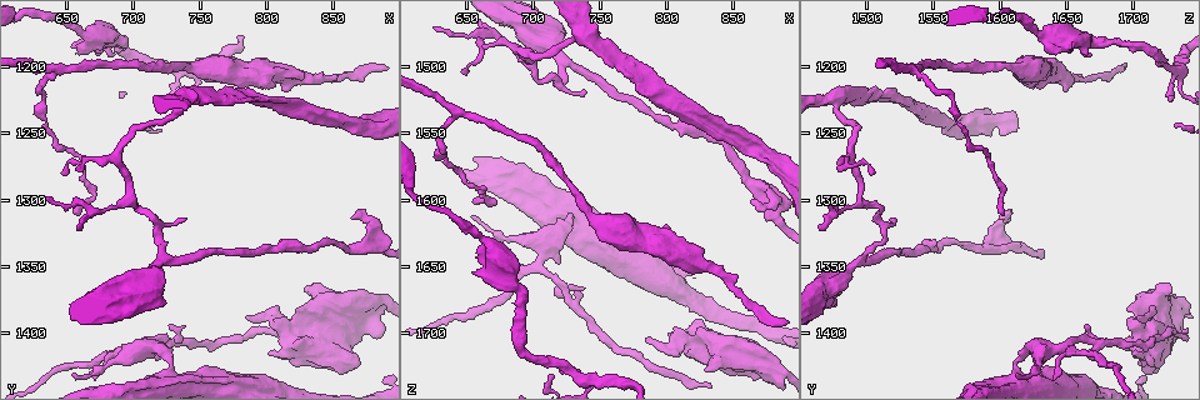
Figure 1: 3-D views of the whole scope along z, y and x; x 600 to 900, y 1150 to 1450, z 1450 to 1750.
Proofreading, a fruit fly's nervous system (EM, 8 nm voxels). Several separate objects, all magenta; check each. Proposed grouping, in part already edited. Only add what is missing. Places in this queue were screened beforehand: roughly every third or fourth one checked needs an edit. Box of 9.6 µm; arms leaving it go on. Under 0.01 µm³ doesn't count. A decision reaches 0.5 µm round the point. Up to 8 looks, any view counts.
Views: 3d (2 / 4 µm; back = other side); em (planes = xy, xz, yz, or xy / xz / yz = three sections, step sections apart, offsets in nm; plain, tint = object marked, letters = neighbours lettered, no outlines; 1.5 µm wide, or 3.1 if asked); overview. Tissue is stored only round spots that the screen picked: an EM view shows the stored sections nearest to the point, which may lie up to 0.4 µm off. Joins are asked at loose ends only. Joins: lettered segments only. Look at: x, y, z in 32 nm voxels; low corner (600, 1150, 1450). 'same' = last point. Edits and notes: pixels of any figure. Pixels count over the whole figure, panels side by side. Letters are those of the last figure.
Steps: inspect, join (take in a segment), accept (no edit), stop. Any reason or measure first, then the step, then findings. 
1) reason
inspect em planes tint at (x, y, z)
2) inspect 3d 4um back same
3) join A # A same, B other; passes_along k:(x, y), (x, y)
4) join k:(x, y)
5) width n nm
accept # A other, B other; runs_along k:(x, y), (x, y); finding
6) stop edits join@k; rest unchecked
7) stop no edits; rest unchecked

tapers out
inspect em yz step 8 letters at (652, 1430, 1614)

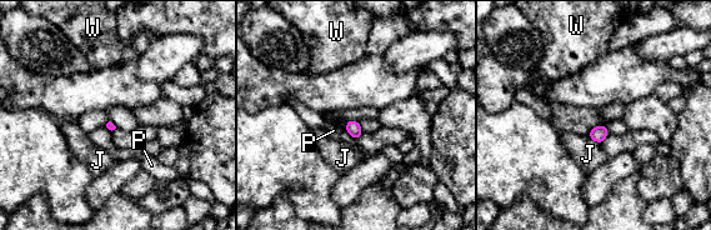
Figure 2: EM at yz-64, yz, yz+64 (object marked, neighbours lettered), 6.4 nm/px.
longest_contact W 130 nm
accept # J other, P other, W other; border 2:(344, 128), (355, 140); no lettered segment goes on from it

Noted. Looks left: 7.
inspect em planes plain at (786, 1388, 1706)

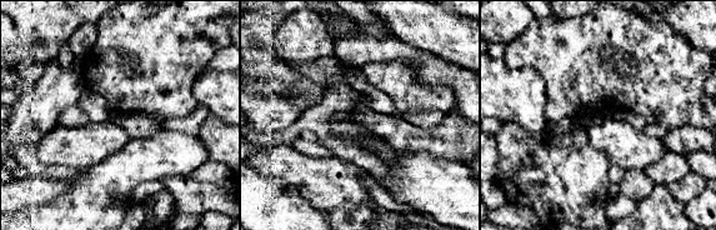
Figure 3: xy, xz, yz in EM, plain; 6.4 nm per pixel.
inspect em planes letters same

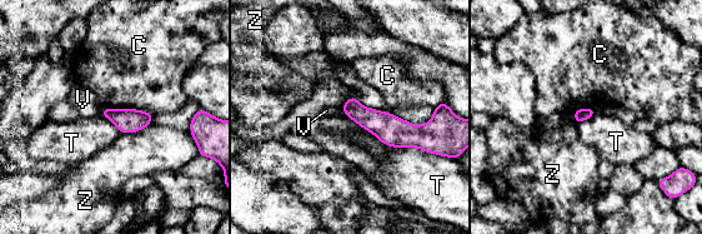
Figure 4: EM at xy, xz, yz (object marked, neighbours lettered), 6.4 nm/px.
accept # C other, T other, V other, Z other; runs_along 4:(346, 106), (391, 130), (424, 129); none of them fits

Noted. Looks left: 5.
stops while still wide
inspect em xz step 4 letters at (832, 1366, 1726)

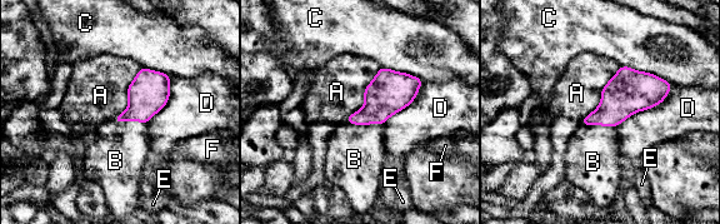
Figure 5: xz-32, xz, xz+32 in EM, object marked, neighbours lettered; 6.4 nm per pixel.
inspect em planes letters same

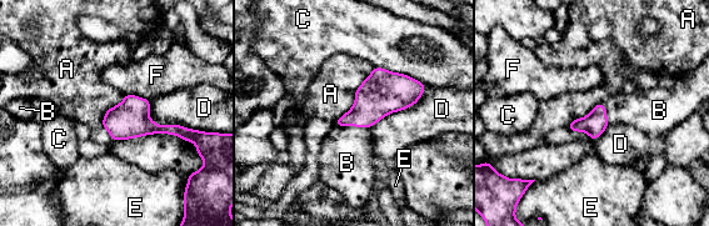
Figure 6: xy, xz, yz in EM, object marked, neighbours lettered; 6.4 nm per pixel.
join B # A other, B same, C other, D other, E other, F other; passes_along 6:(378, 96), (353, 125), (346, 162); it goes on there

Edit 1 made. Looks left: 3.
thin end
inspect em yz step 4 letters at (658, 1308, 1602)

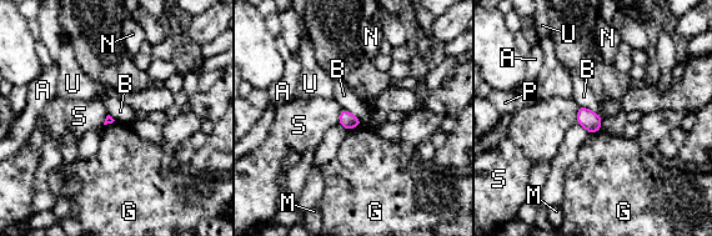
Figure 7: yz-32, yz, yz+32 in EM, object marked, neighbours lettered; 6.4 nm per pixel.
cut it another way
inspect em xz step 8 letters same

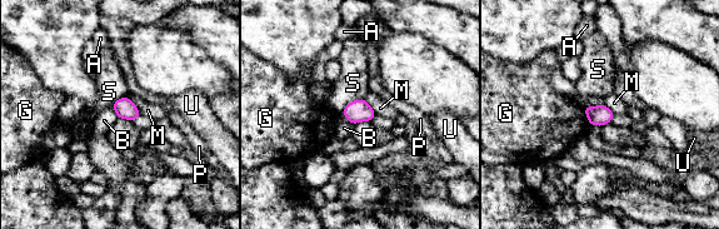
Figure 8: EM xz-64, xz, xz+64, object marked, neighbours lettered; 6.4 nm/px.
longest_contact S 180 nm
accept # A other, B other, G other, M other, P other, S other, U other; border 8:(111, 104), (118, 117); no lettered segment goes on from it

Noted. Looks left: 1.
stop edits join@6; rest unchecked

